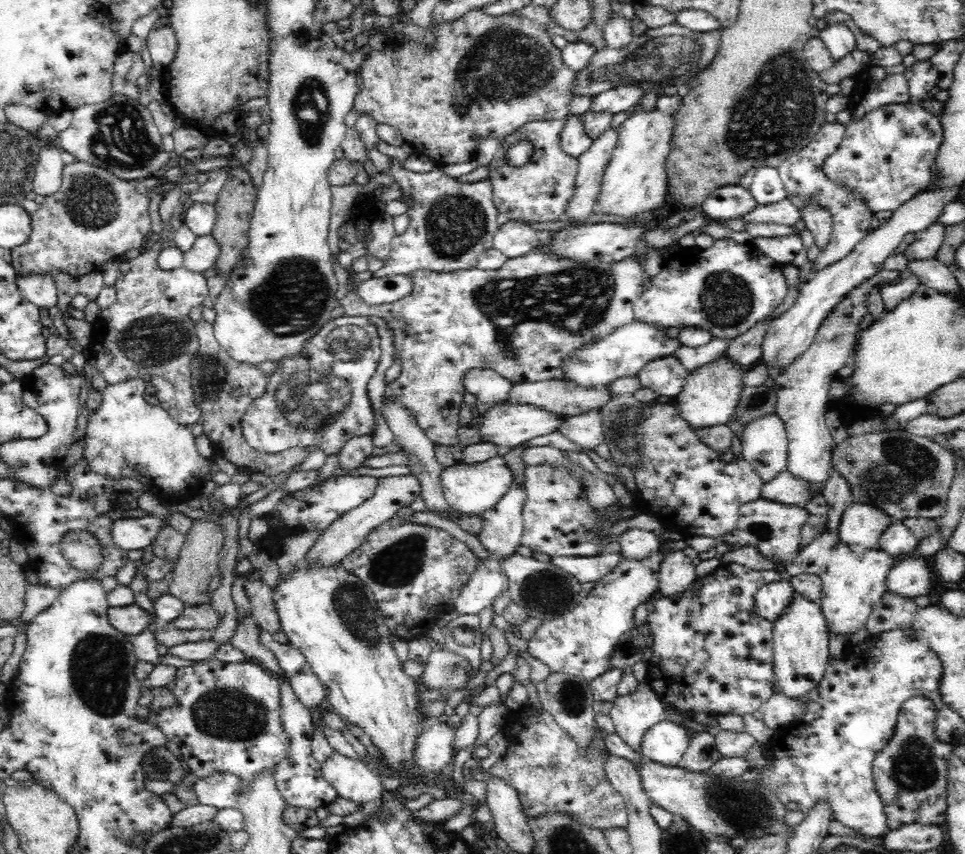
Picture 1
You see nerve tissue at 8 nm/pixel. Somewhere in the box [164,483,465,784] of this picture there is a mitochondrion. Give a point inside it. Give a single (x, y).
(226, 712)

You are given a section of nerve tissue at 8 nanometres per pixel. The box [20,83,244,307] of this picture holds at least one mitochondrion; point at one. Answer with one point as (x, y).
(121, 140)

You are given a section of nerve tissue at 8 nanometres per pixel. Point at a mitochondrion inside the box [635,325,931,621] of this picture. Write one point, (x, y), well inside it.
(769, 531)

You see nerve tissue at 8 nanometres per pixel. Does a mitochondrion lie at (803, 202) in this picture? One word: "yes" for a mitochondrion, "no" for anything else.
no

